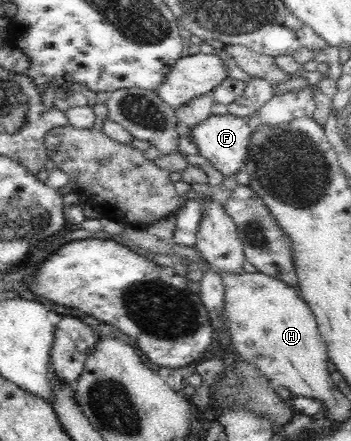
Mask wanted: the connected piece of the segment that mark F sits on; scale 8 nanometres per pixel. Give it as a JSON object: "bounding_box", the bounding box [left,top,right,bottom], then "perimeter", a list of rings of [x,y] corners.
{"bounding_box":[189,113,251,176],"perimeter":[[[227,113],[207,117],[207,120],[203,120],[199,126],[191,128],[189,138],[197,145],[199,156],[209,160],[214,169],[219,170],[225,176],[235,176],[245,167],[248,152],[247,142],[251,138],[251,132],[247,119]]]}

